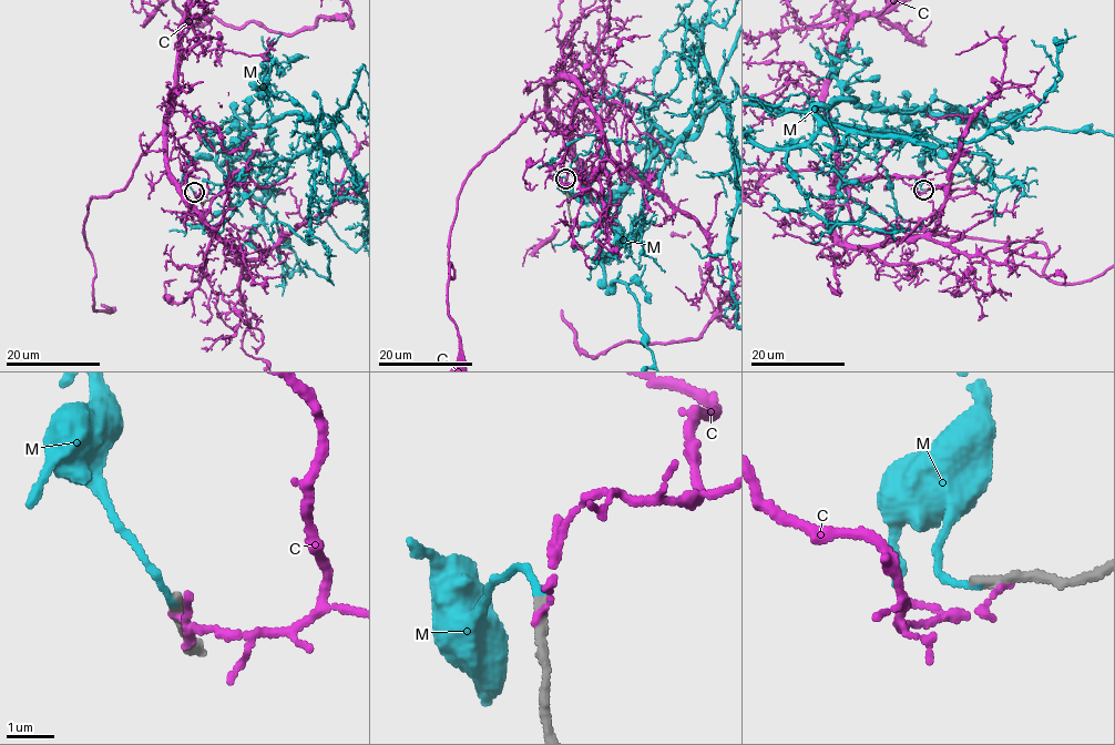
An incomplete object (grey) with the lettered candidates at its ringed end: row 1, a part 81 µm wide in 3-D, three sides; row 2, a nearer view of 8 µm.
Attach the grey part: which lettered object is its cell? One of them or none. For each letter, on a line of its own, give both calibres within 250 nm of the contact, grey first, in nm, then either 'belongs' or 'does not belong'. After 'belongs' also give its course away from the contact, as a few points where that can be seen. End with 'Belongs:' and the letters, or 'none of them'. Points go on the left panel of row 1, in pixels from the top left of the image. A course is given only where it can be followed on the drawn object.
C: 240 nm thick on the grey side, 100 nm on the other; does not belong
M: 200 nm thick on the grey side, 120 nm on the other; does not belong
Belongs: none of them

